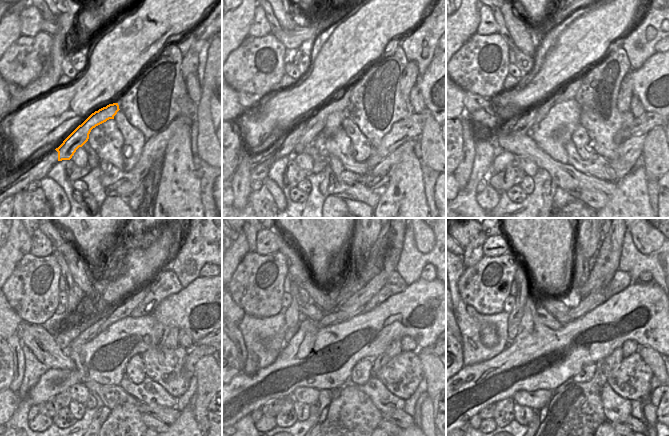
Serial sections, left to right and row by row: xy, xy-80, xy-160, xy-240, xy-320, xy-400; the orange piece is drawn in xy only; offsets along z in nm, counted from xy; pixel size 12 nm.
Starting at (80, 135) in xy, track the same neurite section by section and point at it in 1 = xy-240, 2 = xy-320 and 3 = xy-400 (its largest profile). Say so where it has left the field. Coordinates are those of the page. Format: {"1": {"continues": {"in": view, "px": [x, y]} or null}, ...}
{"1": {"continues": {"in": "xy-240", "px": [123, 310]}}, "2": {"continues": {"in": "xy-320", "px": [371, 286]}}, "3": {"continues": {"in": "xy-400", "px": [606, 264]}}}

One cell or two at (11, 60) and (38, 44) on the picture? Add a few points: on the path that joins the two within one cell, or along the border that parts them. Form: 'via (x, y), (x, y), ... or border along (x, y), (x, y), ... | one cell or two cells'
via (18, 60), (22, 60), (31, 51) | one cell

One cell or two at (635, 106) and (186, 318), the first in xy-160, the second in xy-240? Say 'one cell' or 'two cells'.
two cells

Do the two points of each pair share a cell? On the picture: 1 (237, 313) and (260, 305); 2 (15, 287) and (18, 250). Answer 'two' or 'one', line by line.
1: two
2: two

